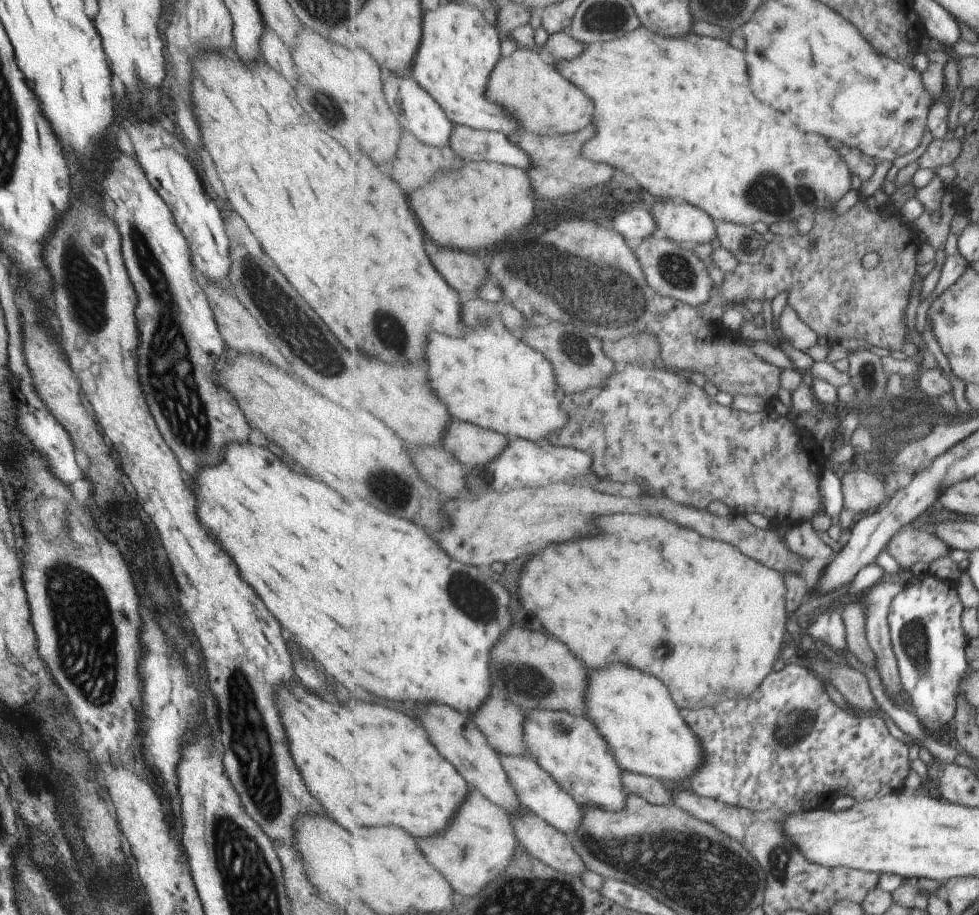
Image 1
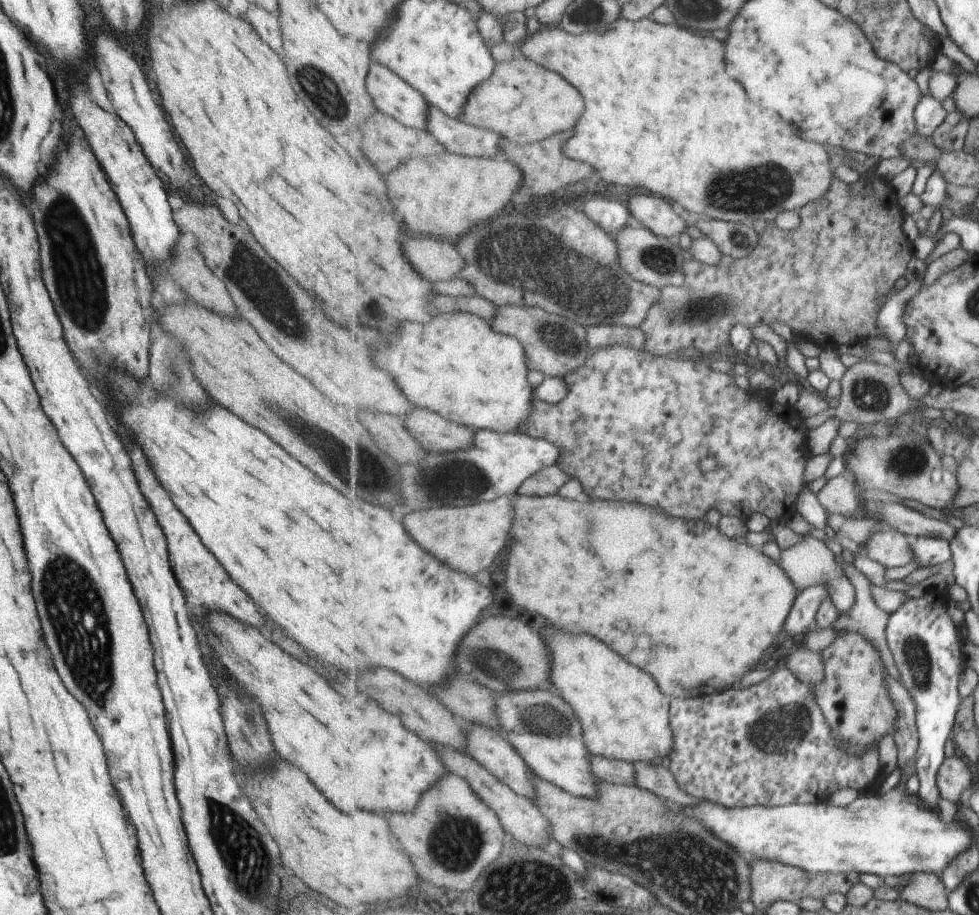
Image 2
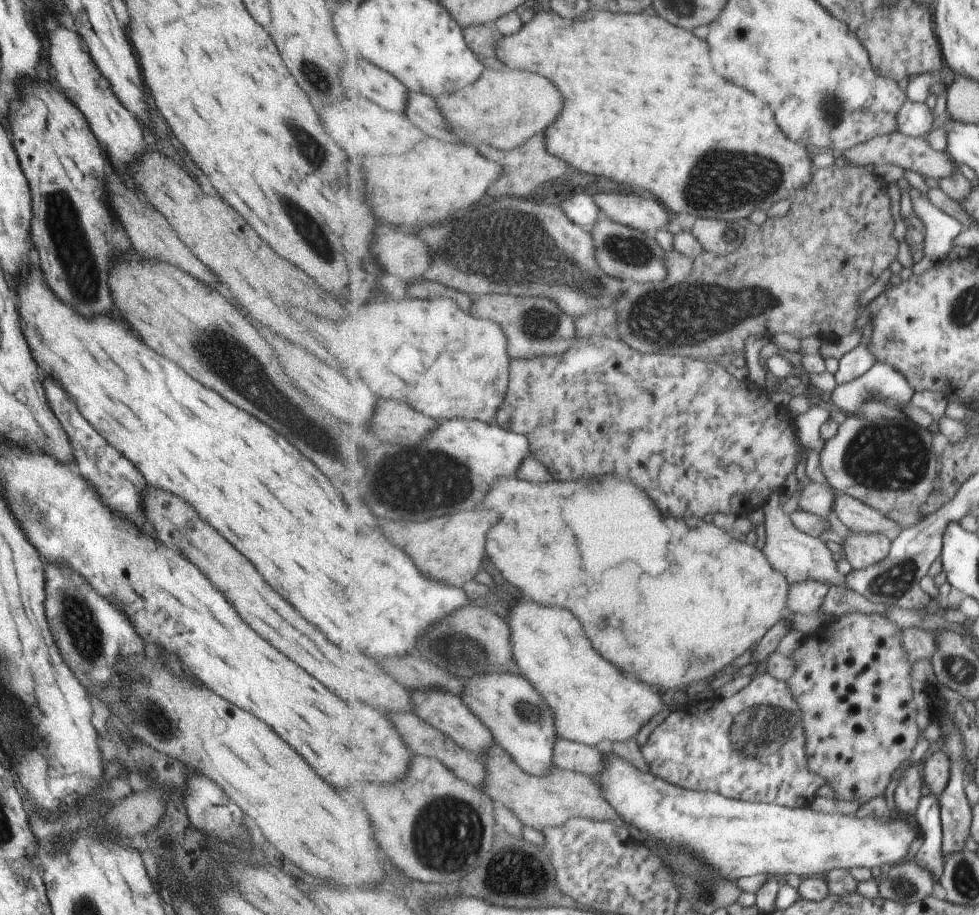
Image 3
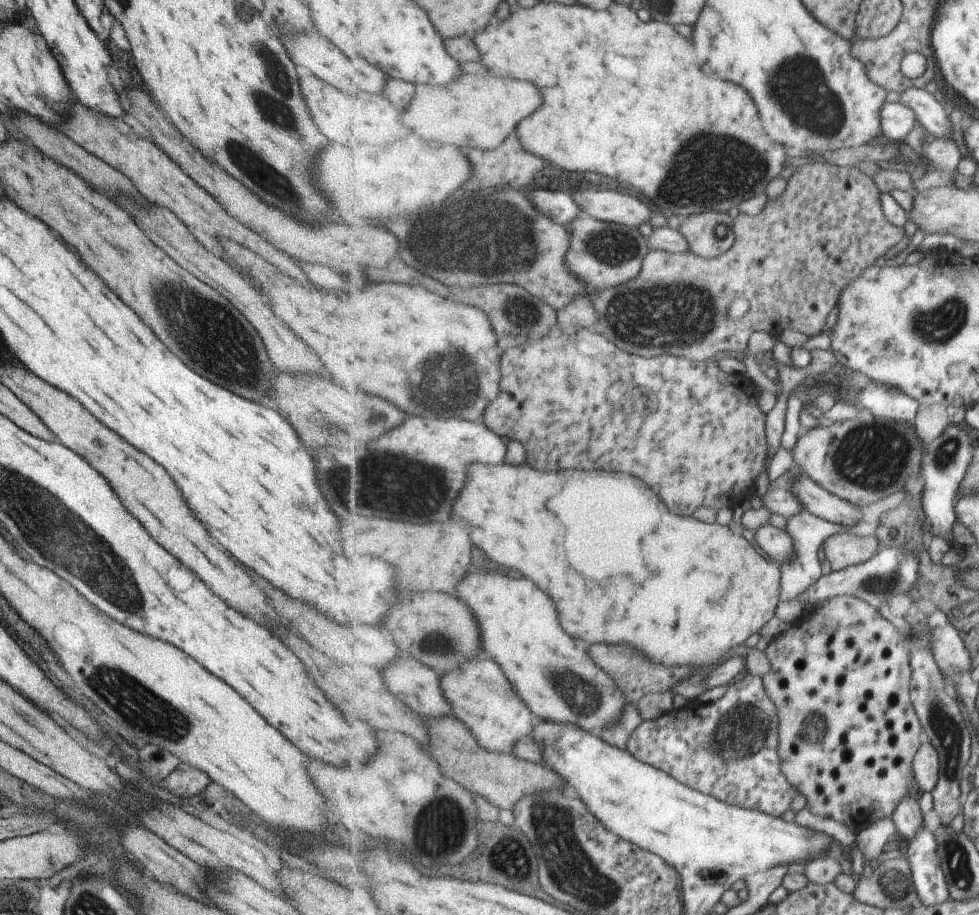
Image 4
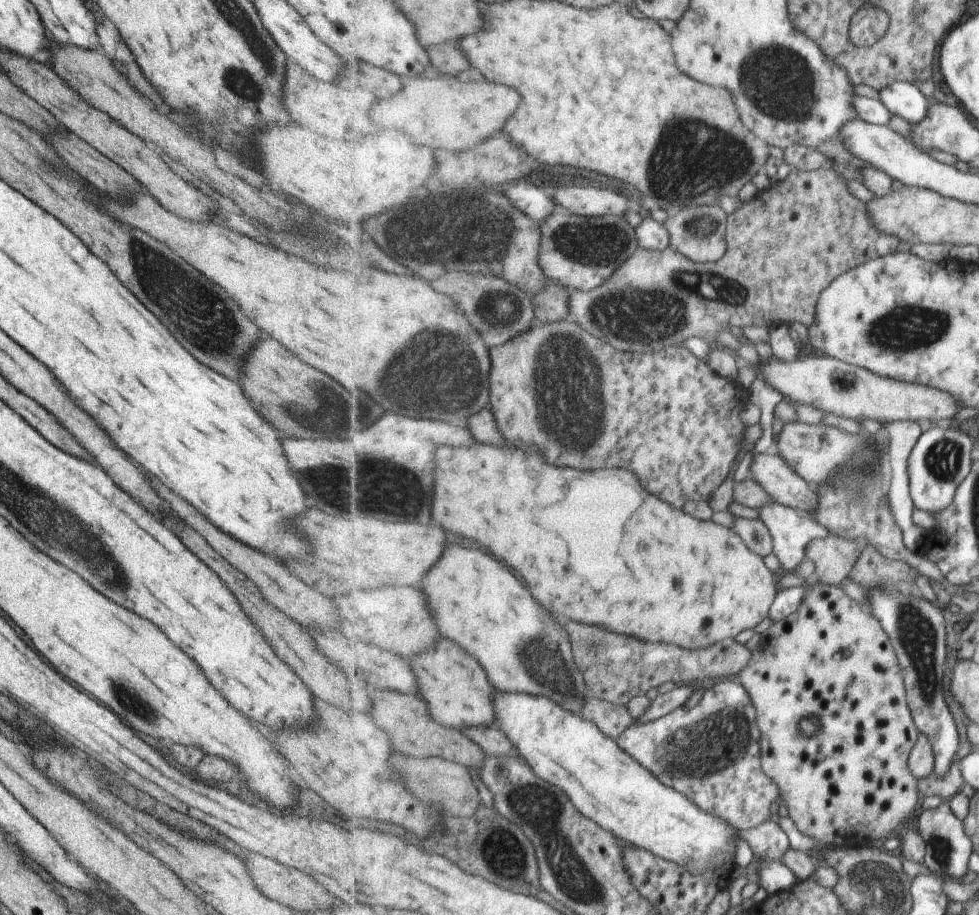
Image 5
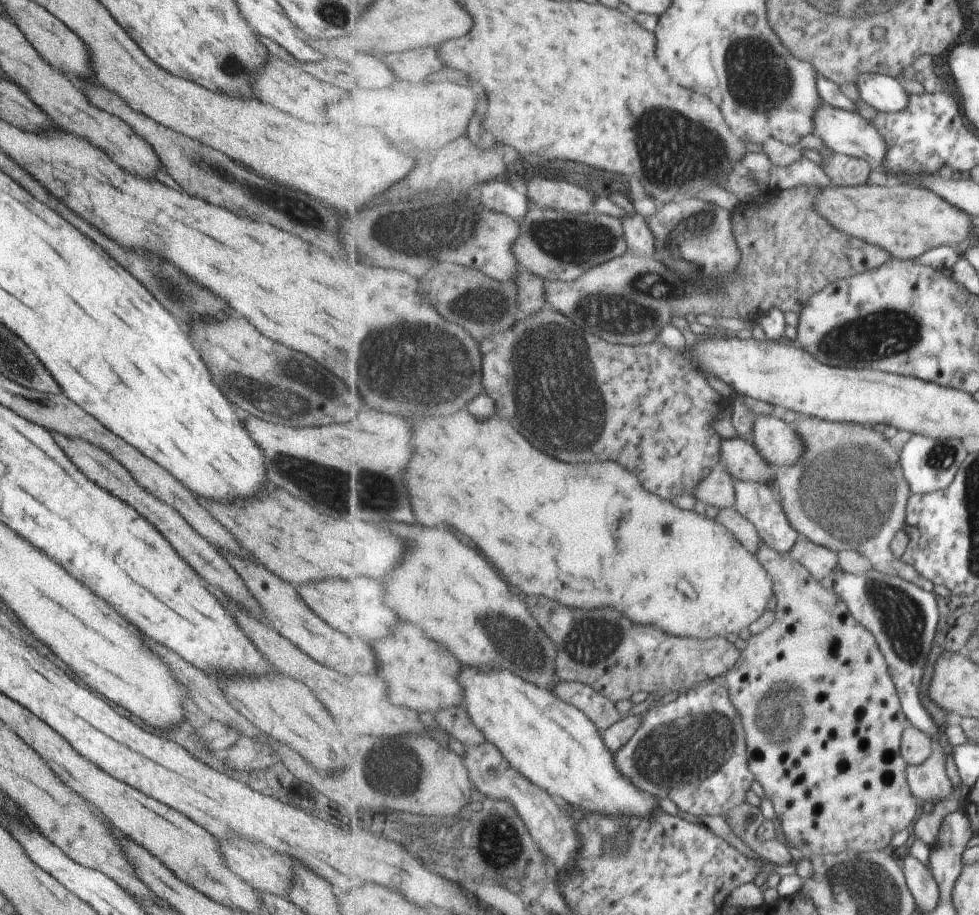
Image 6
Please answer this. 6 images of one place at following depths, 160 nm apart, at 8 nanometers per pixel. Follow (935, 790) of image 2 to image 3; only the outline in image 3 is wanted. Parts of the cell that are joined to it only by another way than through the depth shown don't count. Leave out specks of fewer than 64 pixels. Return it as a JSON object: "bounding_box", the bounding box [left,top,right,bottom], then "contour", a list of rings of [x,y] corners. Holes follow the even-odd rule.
{"bounding_box":[901,628,944,881],"contour":[[[925,628],[901,630],[901,644],[905,648],[905,654],[909,656],[911,666],[922,659],[932,662],[933,654],[937,652],[937,638],[934,638],[933,633],[933,630],[925,630]],[[929,794],[922,796],[915,817],[920,827],[923,843],[915,854],[915,863],[929,870],[935,880],[940,881],[944,872],[943,832],[941,804],[939,796]]]}

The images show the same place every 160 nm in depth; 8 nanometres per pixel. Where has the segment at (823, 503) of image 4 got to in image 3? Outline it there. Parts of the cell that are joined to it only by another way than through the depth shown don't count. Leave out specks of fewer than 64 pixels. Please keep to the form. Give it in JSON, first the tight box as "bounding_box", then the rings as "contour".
{"bounding_box":[833,493,902,540],"contour":[[[837,493],[833,512],[851,531],[884,535],[889,532],[894,540],[902,532],[897,522],[887,518],[881,510],[844,493]]]}

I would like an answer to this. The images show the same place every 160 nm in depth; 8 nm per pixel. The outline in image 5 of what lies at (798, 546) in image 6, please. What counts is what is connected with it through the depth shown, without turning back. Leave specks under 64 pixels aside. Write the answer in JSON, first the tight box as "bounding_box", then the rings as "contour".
{"bounding_box":[807,534,861,585],"contour":[[[832,534],[813,540],[807,546],[807,559],[816,567],[814,578],[829,585],[844,583],[861,553],[857,550],[856,541]]]}

